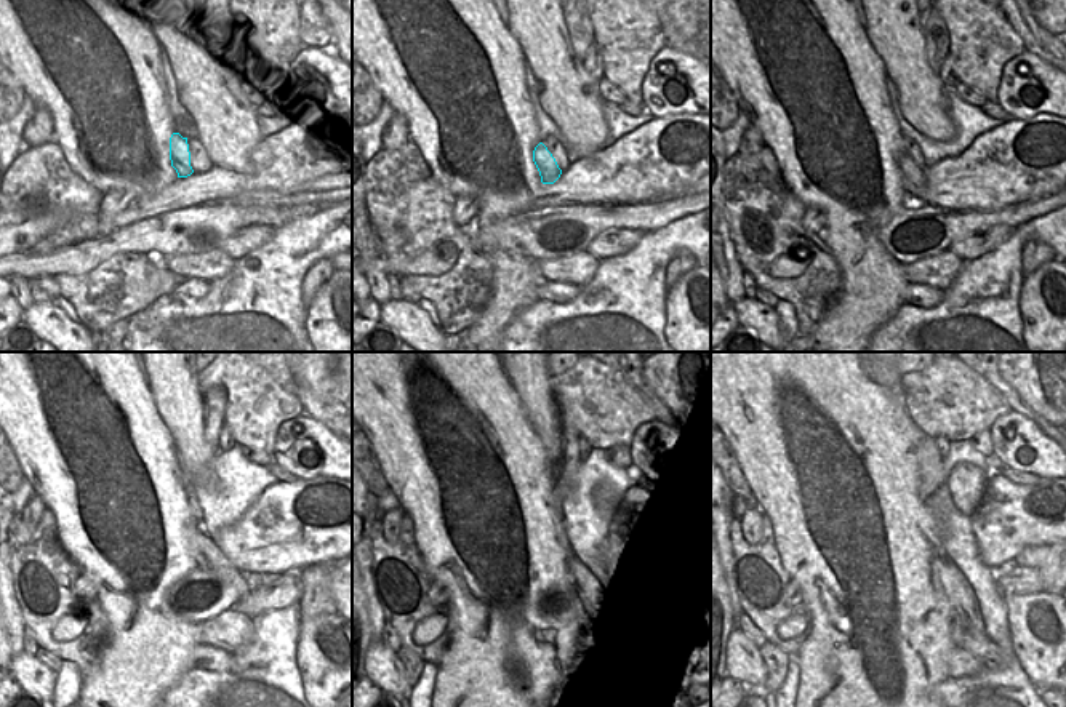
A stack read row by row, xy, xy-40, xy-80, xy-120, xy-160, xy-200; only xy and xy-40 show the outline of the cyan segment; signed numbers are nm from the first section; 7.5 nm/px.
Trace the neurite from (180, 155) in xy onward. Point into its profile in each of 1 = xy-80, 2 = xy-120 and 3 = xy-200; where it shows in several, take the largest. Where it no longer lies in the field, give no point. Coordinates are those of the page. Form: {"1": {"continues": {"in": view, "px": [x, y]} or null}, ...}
{"1": {"continues": {"in": "xy-80", "px": [913, 176]}}, "2": {"continues": {"in": "xy-120", "px": [204, 546]}}, "3": {"continues": {"in": "xy-200", "px": [959, 594]}}}

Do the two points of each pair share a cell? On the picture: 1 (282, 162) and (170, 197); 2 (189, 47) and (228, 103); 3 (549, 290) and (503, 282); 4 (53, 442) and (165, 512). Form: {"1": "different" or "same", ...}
{"1": "same", "2": "same", "3": "different", "4": "same"}

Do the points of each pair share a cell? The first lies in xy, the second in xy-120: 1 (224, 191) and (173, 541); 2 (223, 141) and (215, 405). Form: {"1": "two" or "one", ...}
{"1": "two", "2": "two"}

